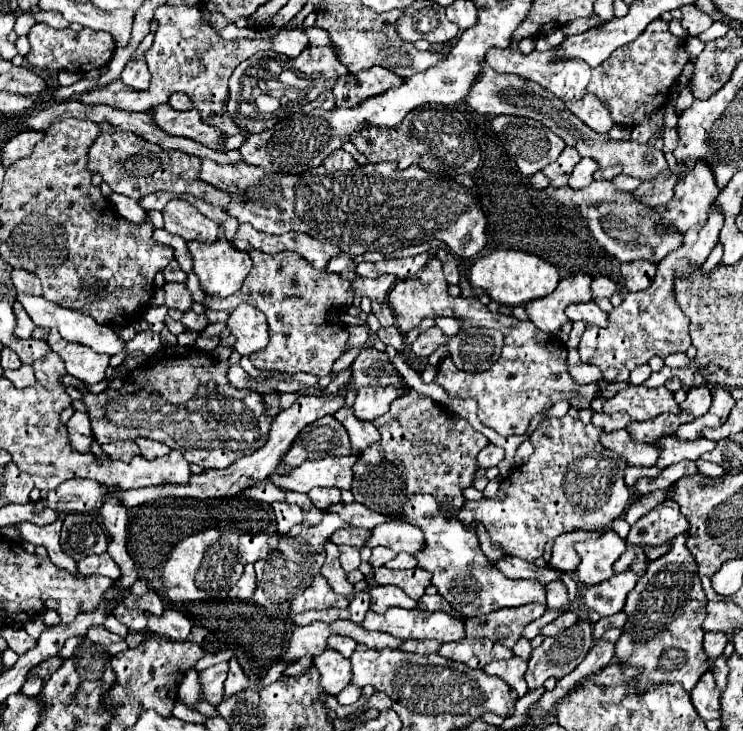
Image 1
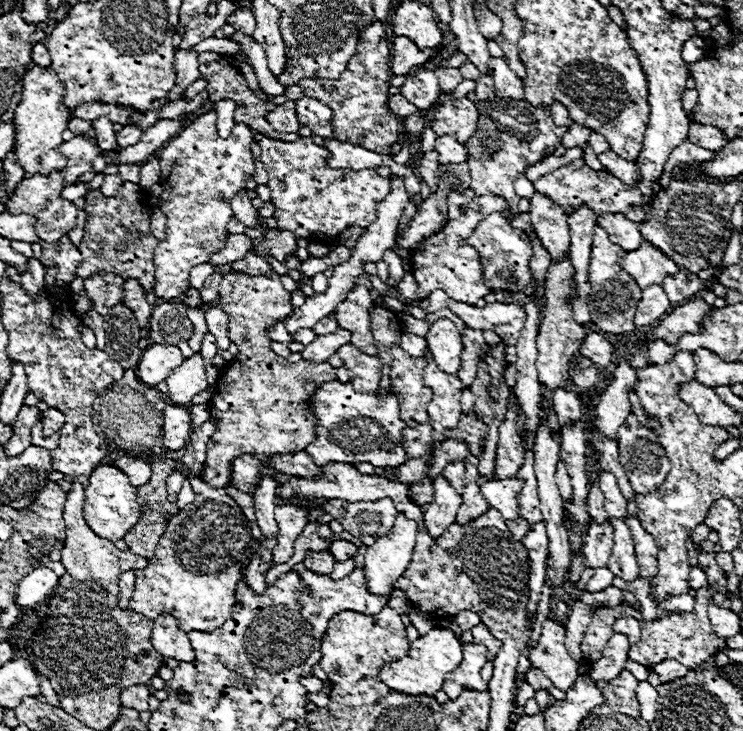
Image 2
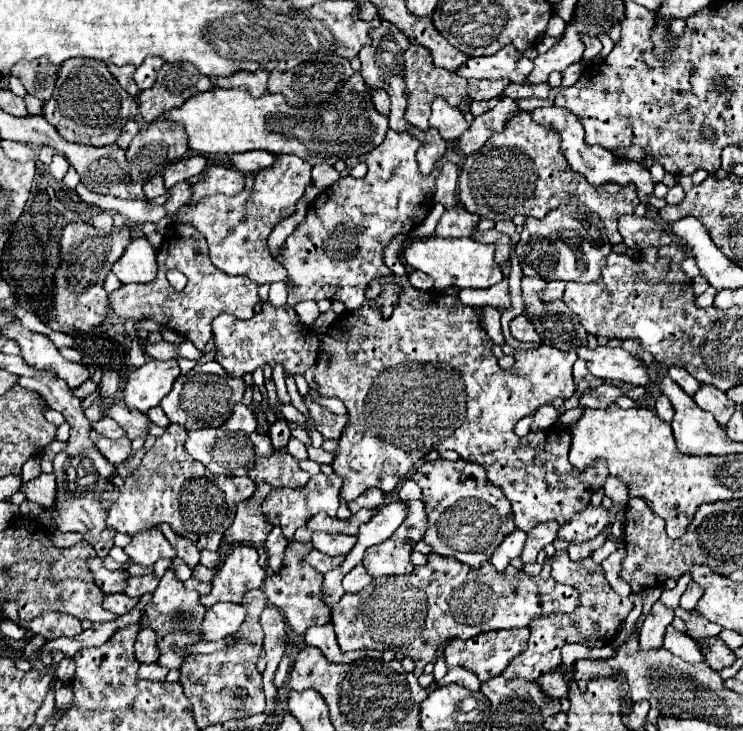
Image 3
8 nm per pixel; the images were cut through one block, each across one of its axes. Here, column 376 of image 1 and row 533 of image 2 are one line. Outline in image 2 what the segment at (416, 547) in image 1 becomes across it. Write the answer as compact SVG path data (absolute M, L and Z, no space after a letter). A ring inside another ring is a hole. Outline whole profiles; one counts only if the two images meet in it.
M544 522L534 524L526 536L522 538L522 544L526 544L528 556L530 556L530 614L536 610L540 594L544 590L546 580L546 558L548 558L548 534L544 528Z

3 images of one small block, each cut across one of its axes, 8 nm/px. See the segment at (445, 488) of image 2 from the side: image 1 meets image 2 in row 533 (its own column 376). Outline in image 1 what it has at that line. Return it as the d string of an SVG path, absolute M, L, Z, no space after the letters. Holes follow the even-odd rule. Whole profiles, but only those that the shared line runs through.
M340 408L334 418L344 424L344 428L350 434L350 442L352 442L352 452L358 456L362 454L368 446L376 444L380 440L380 432L376 430L376 426L372 426L372 422L360 422L354 418L350 408Z

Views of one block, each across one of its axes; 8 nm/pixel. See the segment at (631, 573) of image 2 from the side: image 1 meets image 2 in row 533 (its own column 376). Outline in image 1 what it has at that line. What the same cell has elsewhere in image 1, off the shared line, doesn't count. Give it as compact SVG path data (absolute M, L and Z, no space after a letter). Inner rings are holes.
M392 608L384 614L368 612L362 624L366 630L388 632L396 638L434 638L438 642L456 642L464 638L464 620L454 618L444 612L424 612L424 610L404 610Z

